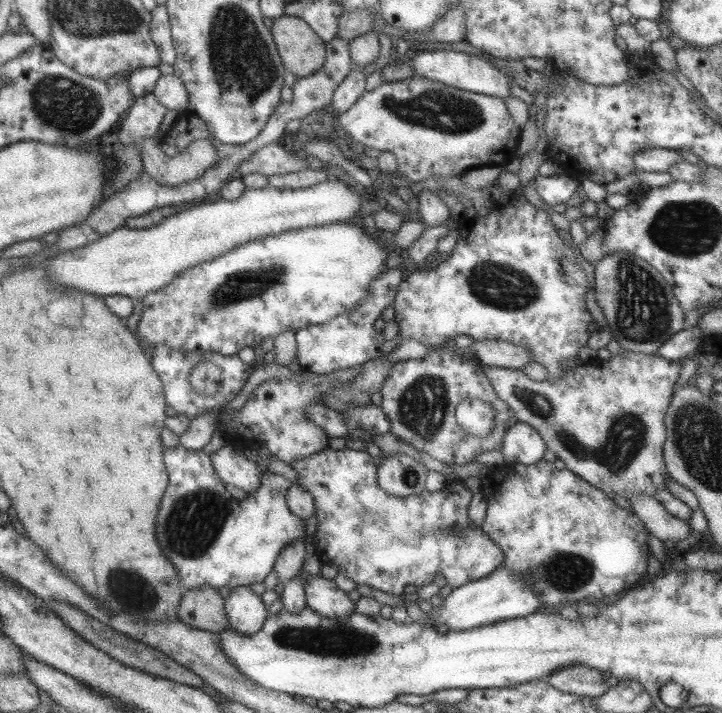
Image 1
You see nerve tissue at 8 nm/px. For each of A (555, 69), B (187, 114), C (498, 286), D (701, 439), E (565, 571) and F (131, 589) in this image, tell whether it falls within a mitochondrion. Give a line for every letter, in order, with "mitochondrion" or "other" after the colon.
A: other
B: other
C: mitochondrion
D: mitochondrion
E: mitochondrion
F: mitochondrion

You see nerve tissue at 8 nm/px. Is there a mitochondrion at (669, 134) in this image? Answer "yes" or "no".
no

